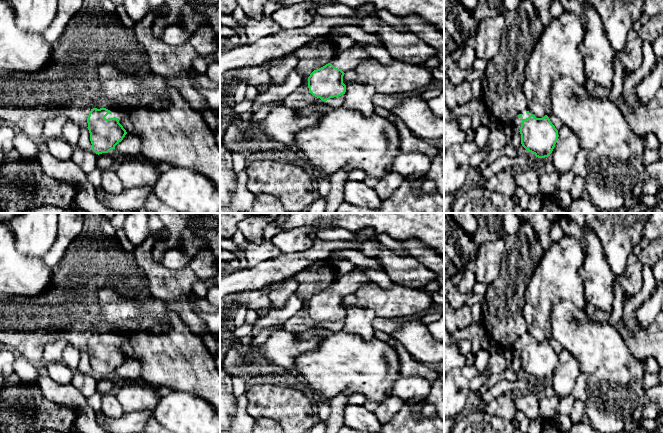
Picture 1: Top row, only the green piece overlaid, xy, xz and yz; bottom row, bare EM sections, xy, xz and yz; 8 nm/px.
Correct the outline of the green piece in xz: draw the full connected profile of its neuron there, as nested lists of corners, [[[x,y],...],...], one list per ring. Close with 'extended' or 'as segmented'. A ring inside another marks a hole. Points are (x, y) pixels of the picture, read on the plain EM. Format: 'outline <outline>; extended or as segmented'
outline [[[358,269],[338,277],[330,287],[310,298],[309,317],[325,326],[332,321],[338,322],[346,316],[344,298],[354,294],[362,286],[370,284],[376,283],[370,281],[365,273]]]; extended

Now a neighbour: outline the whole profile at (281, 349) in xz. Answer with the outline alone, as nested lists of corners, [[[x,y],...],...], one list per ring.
[[[325,325],[319,327],[317,334],[310,340],[299,340],[296,337],[296,333],[292,331],[285,330],[277,330],[272,333],[267,340],[259,345],[252,346],[253,348],[257,348],[258,356],[254,362],[264,362],[284,368],[295,369],[295,359],[297,356],[311,351],[316,348],[320,344],[320,340],[323,336],[323,330],[325,329]]]

